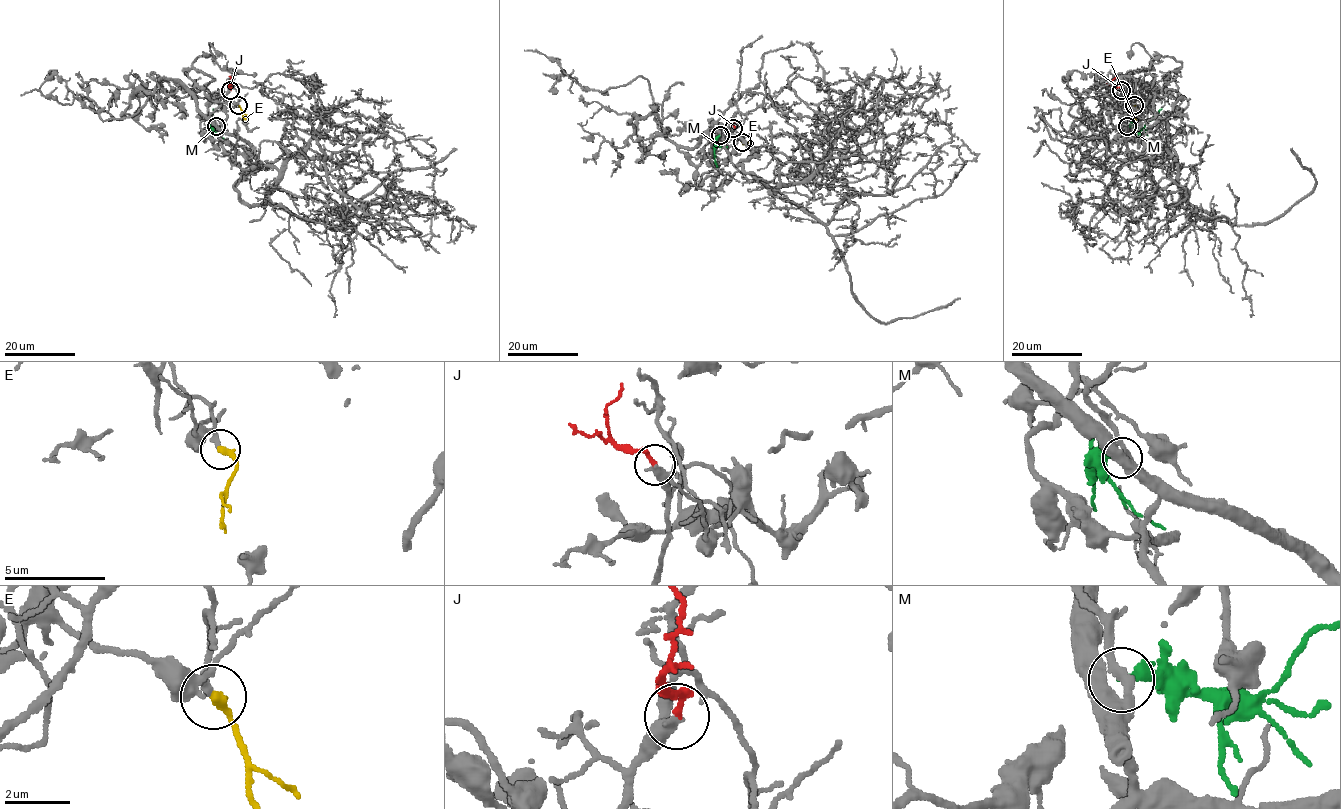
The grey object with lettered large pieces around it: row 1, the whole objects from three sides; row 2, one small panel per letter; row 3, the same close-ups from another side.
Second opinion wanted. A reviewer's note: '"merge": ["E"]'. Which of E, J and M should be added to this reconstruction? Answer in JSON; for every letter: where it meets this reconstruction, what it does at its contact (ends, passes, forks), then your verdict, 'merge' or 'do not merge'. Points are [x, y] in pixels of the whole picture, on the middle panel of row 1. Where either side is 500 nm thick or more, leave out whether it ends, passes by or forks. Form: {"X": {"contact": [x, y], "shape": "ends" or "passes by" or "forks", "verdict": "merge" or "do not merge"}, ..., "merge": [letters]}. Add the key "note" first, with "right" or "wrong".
{"note": "wrong", "E": {"contact": [742, 142], "shape": "ends", "verdict": "merge"}, "J": {"contact": [733, 128], "shape": "ends", "verdict": "merge"}, "M": {"contact": [720, 135], "shape": "ends", "verdict": "do not merge"}, "merge": ["E", "J"]}

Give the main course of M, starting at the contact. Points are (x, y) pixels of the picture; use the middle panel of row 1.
M: (720, 135), (715, 150), (716, 169)

